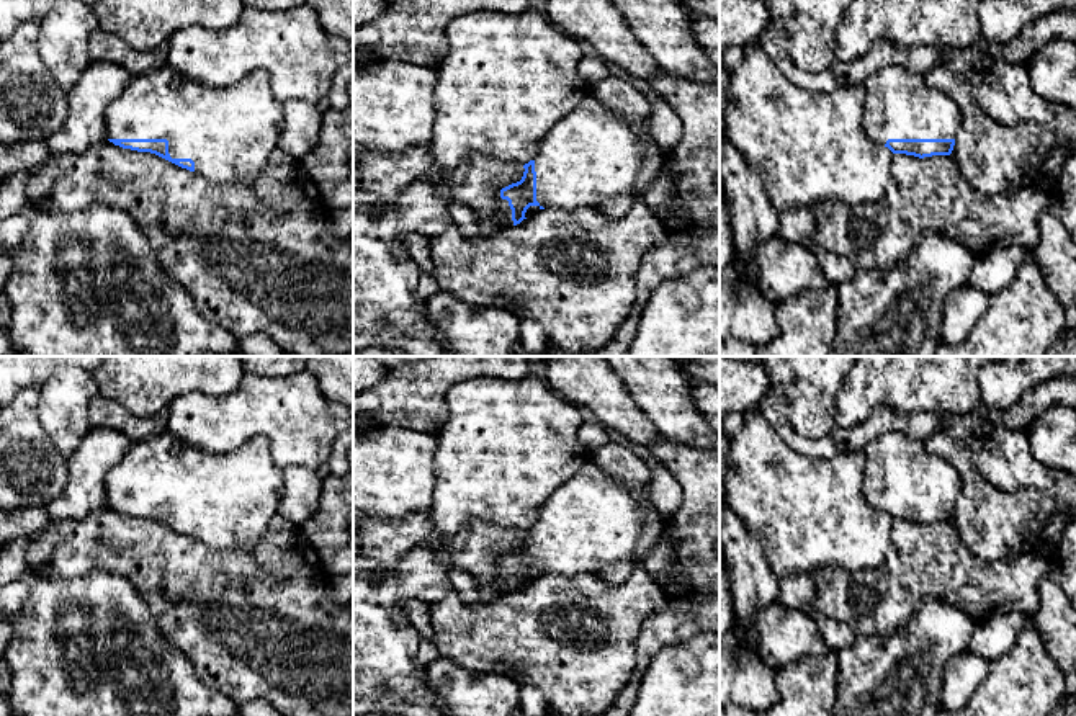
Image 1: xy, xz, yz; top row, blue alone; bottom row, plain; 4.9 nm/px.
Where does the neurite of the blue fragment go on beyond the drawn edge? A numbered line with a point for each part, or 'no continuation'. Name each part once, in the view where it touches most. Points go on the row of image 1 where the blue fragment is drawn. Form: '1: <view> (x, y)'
1: xy (229, 133)

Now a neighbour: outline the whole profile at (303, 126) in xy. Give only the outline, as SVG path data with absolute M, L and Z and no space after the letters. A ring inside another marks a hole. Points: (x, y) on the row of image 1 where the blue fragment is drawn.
M289 100L281 105L285 114L285 128L278 141L278 147L289 157L301 162L311 152L321 134L322 111L317 105Z

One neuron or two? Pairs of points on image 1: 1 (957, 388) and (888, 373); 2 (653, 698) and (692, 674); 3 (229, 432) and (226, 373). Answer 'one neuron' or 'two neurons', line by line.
1: one neuron
2: one neuron
3: two neurons

